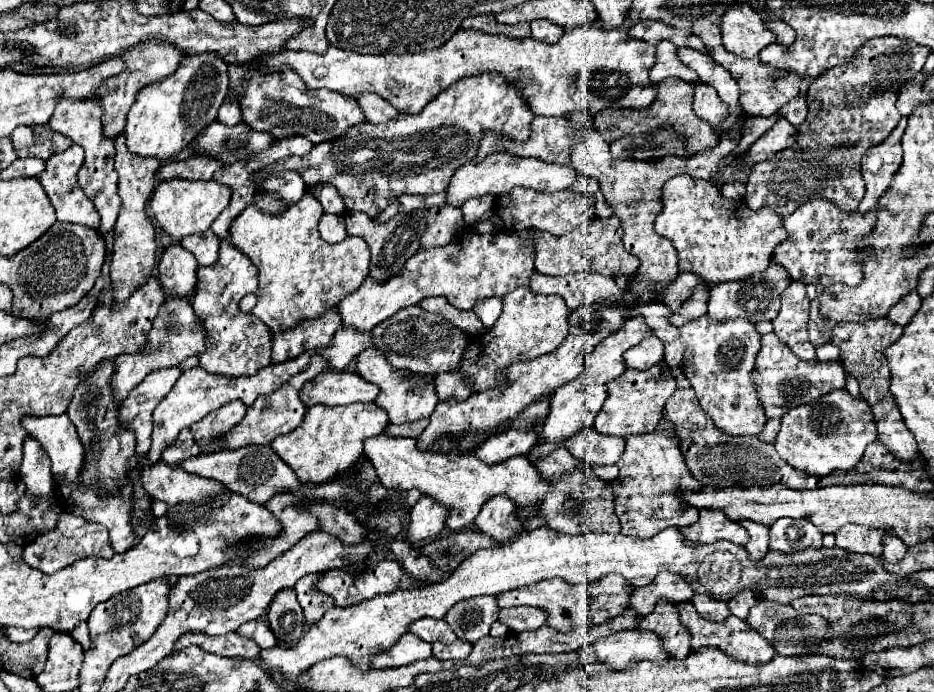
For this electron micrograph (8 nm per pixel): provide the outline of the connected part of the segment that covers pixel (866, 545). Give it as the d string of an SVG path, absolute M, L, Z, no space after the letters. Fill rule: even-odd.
M847 524L847 526L839 528L835 538L837 538L837 546L843 550L849 550L849 552L881 556L881 550L883 550L881 548L883 530L871 530L867 526Z

